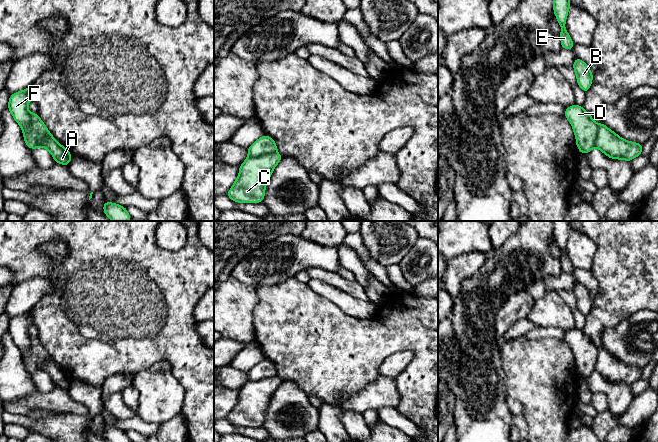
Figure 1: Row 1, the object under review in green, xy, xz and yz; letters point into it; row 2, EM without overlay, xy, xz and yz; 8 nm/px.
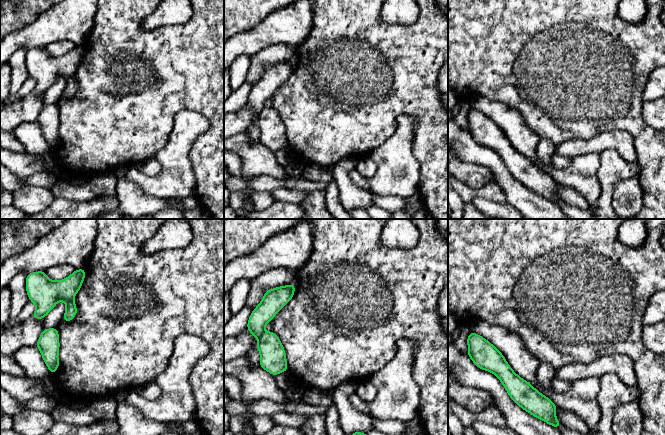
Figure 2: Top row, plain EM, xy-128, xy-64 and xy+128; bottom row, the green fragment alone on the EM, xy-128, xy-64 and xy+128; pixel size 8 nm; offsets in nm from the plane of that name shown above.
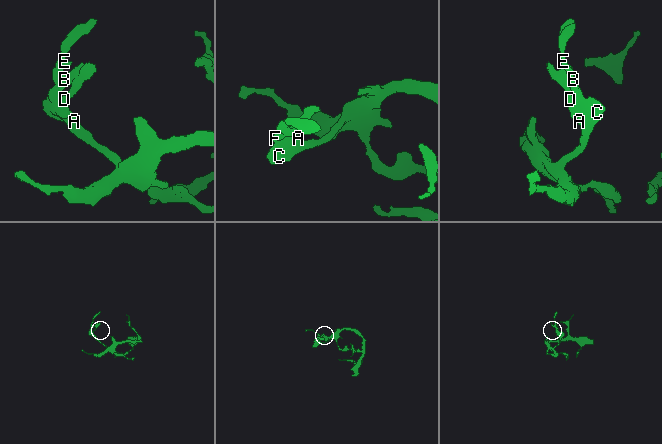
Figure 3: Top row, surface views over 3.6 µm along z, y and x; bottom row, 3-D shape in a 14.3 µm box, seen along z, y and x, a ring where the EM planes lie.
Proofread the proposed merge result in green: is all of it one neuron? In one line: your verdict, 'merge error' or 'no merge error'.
merge error

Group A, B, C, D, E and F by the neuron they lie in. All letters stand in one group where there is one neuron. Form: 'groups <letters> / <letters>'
groups A B C E F / D

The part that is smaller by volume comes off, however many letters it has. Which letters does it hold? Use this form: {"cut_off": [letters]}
{"cut_off": ["D"]}

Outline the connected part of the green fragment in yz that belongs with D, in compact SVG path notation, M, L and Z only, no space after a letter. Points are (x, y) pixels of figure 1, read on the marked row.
M577 104L566 108L564 116L572 125L579 152L586 154L595 147L599 125L590 114Z

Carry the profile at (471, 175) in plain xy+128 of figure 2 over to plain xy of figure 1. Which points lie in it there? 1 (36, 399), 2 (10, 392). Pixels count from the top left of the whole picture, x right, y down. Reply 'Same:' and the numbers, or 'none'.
Same: 1

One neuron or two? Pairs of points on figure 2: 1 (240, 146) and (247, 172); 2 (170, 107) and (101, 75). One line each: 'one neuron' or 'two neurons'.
1: one neuron
2: one neuron

